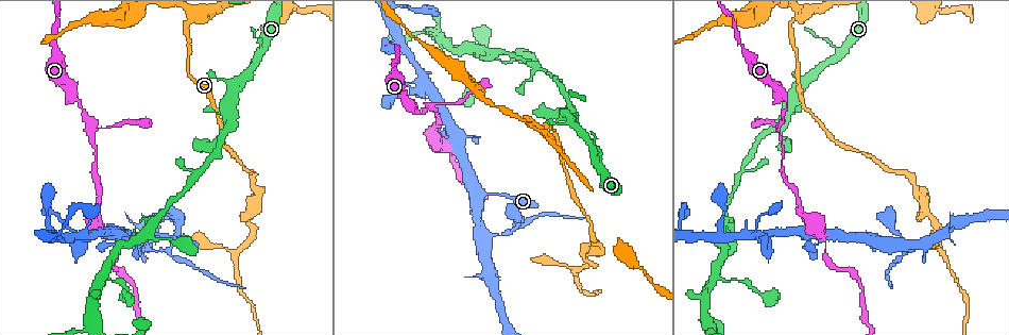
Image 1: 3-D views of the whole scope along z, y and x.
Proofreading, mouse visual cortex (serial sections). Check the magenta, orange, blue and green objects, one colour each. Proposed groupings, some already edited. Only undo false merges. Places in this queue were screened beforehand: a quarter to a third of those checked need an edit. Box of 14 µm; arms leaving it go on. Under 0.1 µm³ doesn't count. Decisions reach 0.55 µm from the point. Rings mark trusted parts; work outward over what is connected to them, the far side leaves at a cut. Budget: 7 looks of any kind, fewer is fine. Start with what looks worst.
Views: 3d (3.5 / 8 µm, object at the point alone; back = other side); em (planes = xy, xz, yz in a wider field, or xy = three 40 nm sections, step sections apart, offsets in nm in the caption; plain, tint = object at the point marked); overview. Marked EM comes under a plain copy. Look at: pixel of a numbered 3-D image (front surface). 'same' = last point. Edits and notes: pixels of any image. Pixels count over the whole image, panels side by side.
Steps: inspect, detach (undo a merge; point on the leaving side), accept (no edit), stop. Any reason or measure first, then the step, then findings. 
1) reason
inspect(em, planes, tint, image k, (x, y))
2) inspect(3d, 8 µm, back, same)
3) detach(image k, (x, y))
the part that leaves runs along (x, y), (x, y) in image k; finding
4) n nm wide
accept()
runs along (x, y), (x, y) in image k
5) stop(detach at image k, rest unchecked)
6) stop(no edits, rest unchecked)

a fork
inspect(3d, 3.5 µm, image 1, (431, 105))

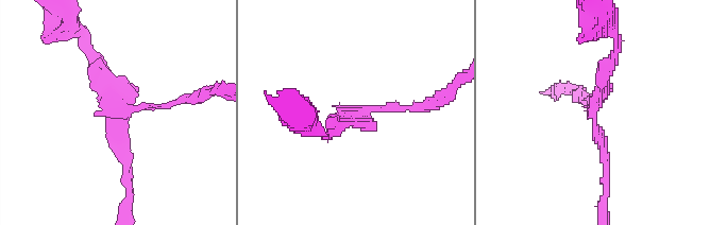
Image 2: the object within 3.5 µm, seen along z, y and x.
inspect(em, xy, step 5, tint, image 2, (596, 103))

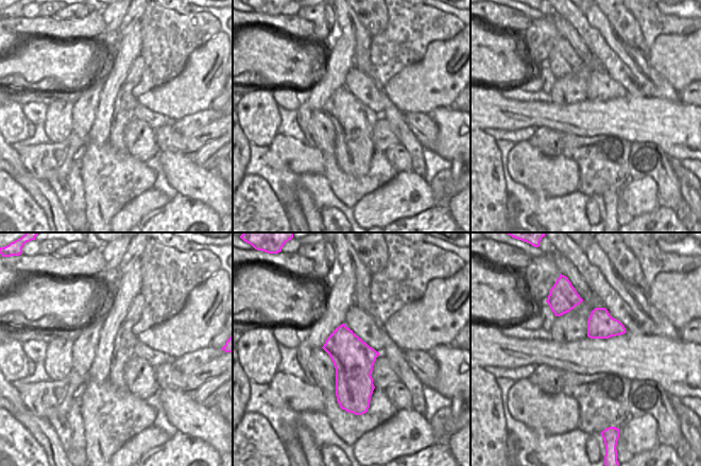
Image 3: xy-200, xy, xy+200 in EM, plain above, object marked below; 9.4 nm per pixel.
detach(image 2, (412, 108))
the part that leaves runs along (369, 108), (422, 108), (457, 81) in image 2; a second cell is stuck on

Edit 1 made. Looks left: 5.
redraw
inspect(overview)

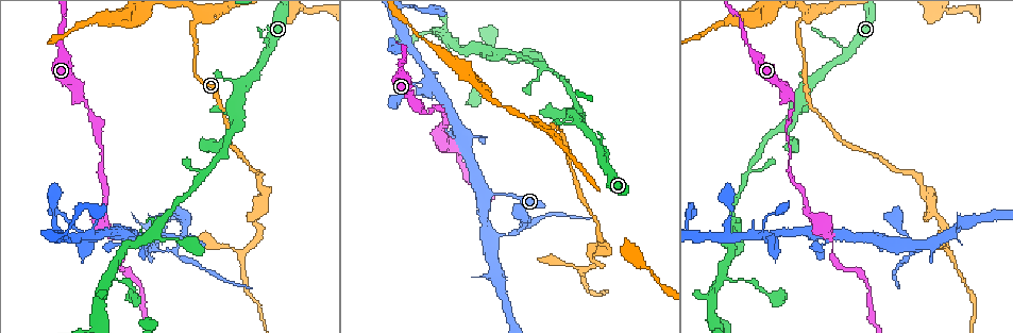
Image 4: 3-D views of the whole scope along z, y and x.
three arms meet
inspect(3d, 3.5 µm, image 4, (514, 232))

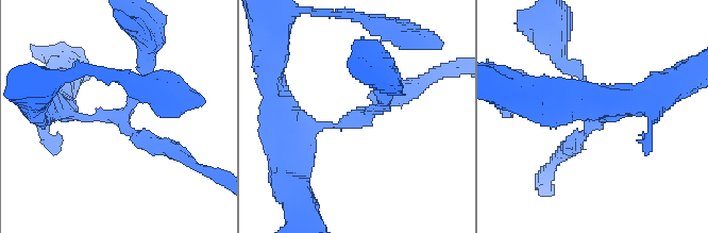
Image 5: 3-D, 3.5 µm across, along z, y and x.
3 arms; arms of 150, 200, 250 nm; now the EM
inspect(em, xy, step 1, tint, image 5, (357, 116))

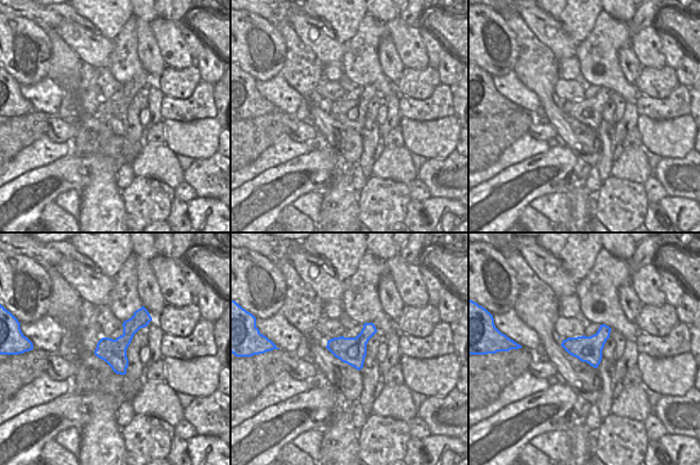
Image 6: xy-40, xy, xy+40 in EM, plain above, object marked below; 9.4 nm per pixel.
another direction
inspect(em, xy, step 5, tint, same)

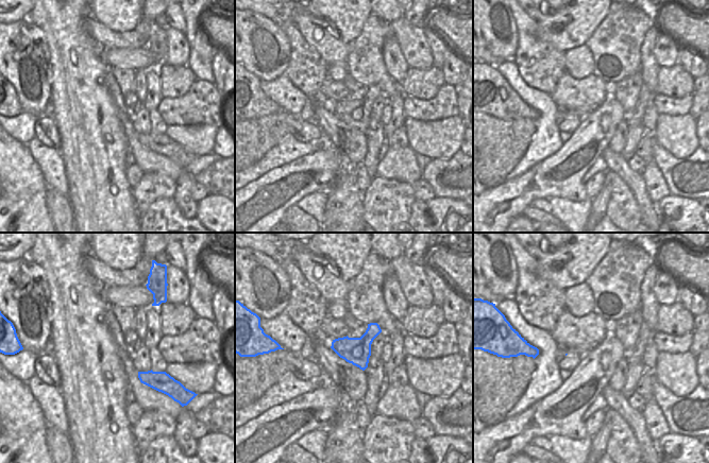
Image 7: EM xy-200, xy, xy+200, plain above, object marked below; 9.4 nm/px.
detach(image 5, (152, 150))
two cells meet here

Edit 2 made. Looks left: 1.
stop(detach at image 2, detach at image 5, rest unchecked)

